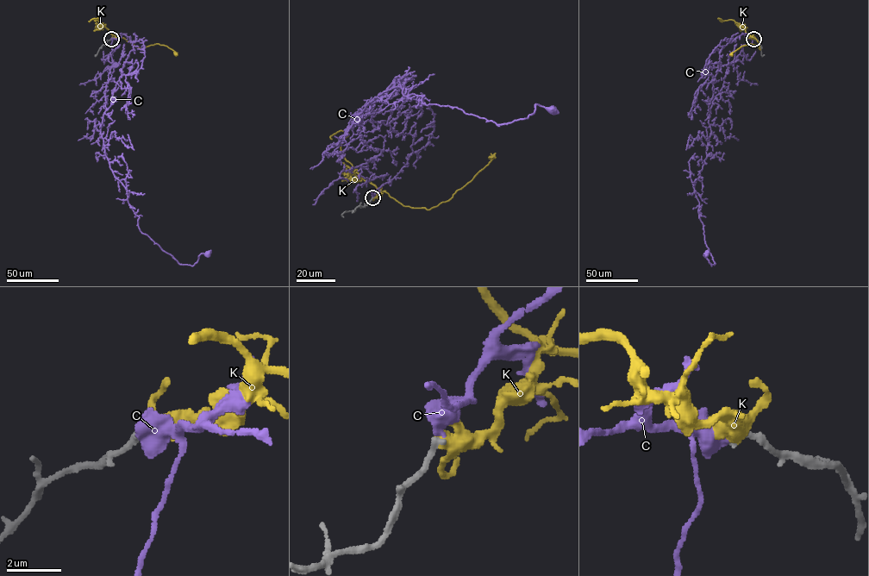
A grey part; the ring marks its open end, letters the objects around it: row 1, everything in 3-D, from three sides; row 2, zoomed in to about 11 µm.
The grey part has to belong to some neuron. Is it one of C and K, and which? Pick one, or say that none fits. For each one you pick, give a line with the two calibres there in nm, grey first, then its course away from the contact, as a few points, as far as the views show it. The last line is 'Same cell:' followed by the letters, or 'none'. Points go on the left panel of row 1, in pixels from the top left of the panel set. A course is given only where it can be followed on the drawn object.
C: 240/600 nm | via (111, 39), (124, 34), (133, 49), (101, 126), (109, 168), (142, 233), (179, 264), (192, 266), (208, 253)
Same cell: C

